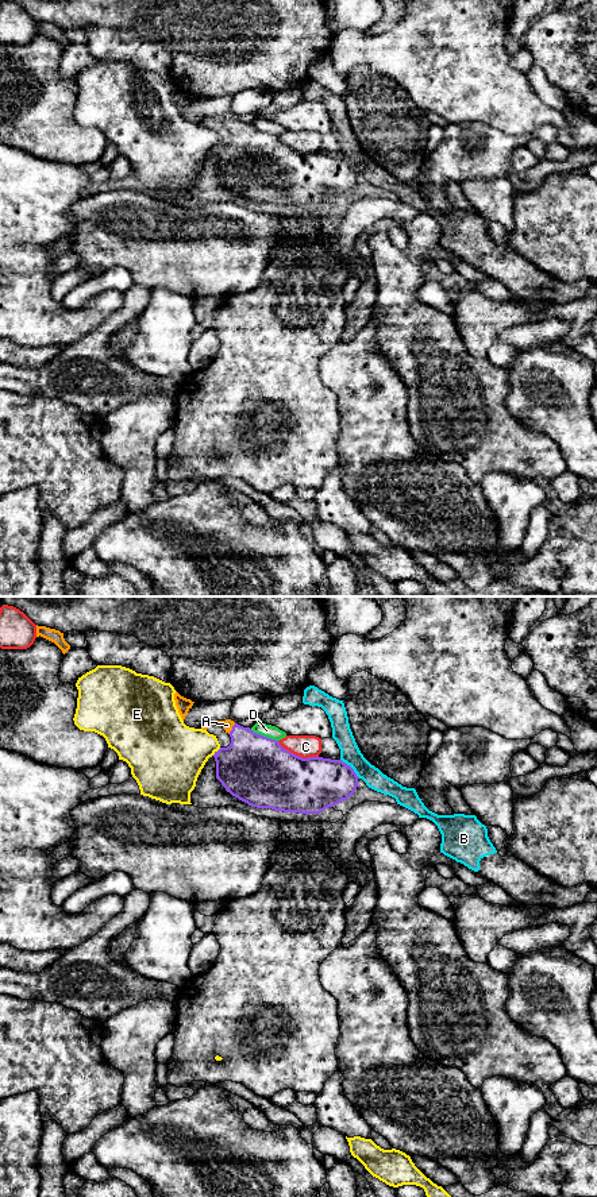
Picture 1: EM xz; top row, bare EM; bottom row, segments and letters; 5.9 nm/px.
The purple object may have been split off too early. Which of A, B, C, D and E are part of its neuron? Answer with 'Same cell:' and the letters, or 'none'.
Same cell: A

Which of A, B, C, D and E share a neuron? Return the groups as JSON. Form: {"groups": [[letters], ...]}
{"groups": [["A"], ["B"], ["C"], ["D", "E"]]}

